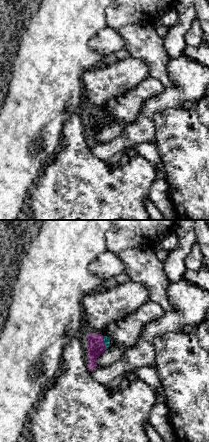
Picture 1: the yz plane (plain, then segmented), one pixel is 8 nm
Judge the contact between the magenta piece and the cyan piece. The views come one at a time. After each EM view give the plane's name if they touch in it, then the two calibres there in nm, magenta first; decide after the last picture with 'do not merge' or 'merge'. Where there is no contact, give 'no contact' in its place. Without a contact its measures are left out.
contact in yz; calibres 110 and 50 nm

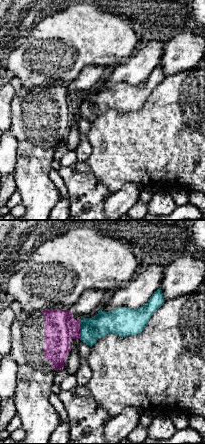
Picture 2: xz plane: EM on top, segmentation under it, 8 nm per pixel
contact in xz; calibres 260 and 180 nm

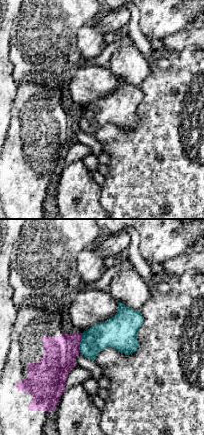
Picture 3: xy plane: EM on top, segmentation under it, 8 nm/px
contact in xy; calibres 280 and 220 nm

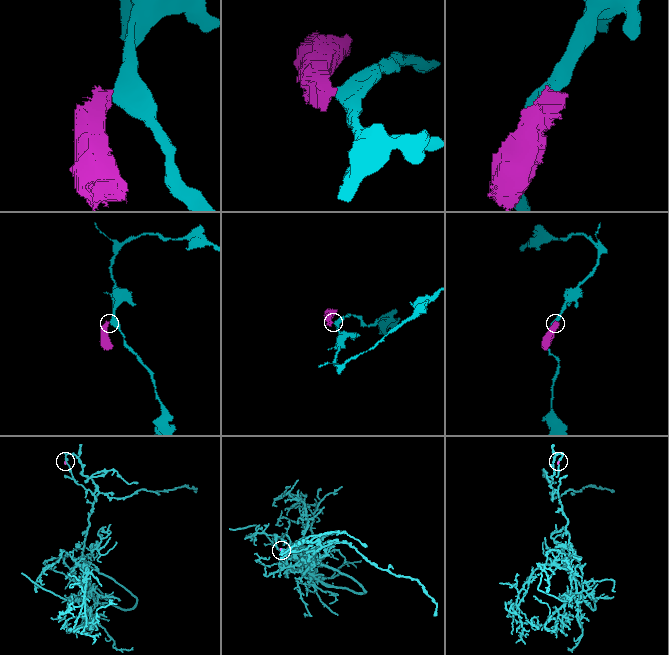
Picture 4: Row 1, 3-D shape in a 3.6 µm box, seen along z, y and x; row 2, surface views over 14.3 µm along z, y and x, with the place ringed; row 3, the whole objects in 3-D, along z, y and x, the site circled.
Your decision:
do not merge

